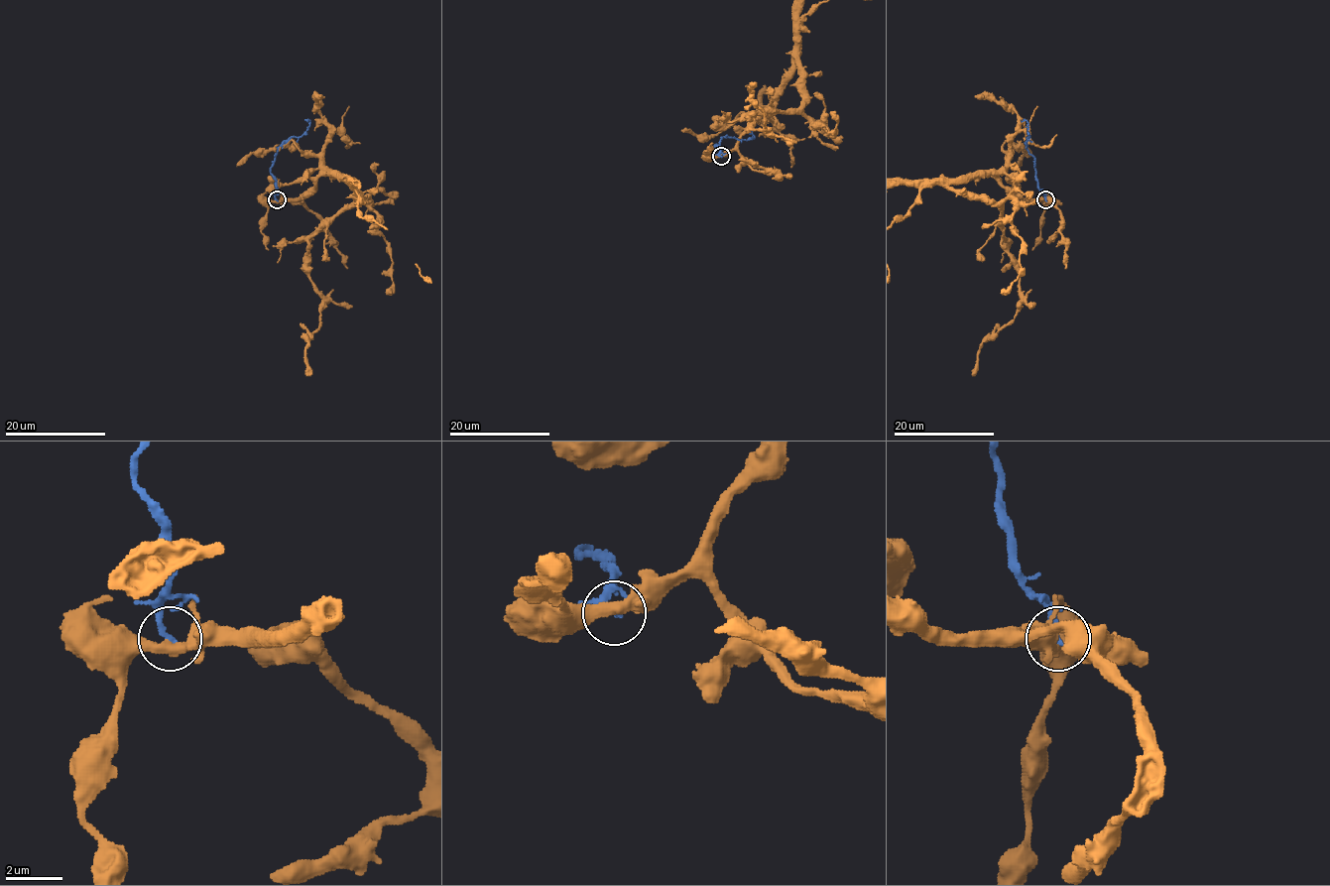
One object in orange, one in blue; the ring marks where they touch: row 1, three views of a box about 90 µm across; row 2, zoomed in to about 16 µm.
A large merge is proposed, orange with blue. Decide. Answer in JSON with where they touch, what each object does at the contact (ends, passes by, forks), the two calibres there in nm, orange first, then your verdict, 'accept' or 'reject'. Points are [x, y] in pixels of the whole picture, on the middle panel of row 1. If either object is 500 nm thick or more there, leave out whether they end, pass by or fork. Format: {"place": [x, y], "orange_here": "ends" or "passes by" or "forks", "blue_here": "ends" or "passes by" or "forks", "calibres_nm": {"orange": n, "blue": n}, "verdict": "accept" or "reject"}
{"place": [721, 156], "orange_here": "passes by", "blue_here": "ends", "calibres_nm": {"orange": 400, "blue": 240}, "verdict": "reject"}

